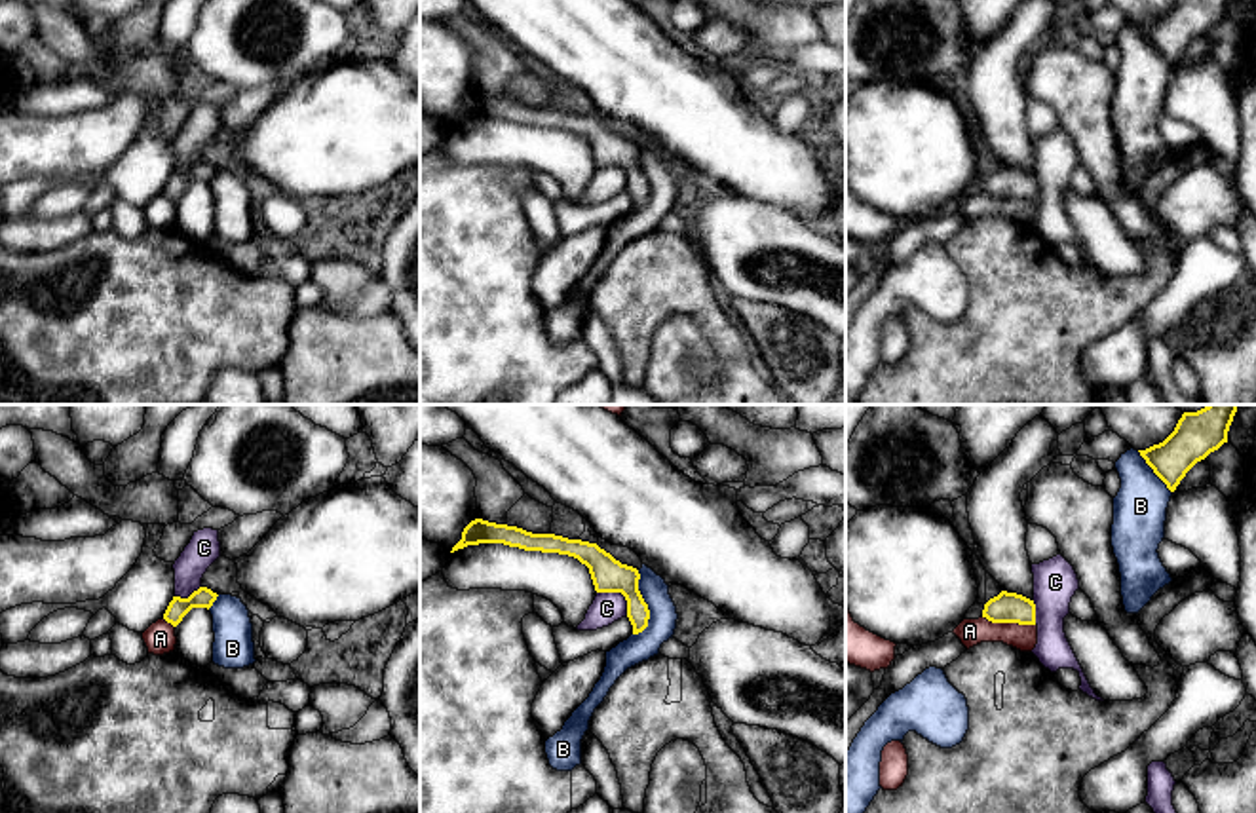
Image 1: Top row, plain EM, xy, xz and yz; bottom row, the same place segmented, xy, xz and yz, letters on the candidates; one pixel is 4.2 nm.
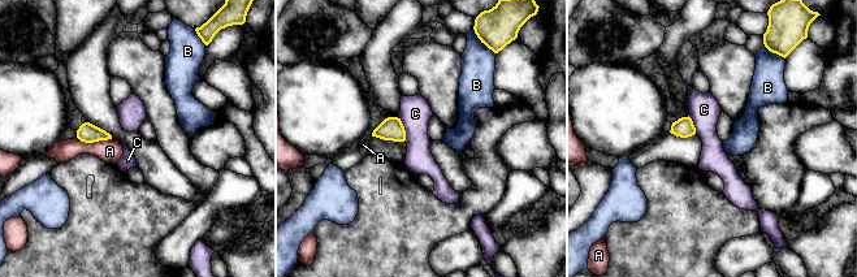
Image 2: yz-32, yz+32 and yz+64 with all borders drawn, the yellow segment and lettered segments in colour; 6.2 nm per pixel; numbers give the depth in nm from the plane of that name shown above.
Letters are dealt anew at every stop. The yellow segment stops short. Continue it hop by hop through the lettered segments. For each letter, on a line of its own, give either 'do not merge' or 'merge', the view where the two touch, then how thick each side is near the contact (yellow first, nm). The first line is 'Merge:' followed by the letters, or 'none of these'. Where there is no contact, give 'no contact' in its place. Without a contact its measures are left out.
Merge: none of these
A: do not merge; meets yellow in yz; 130 nm thick on the yellow side, 110 nm on the other
B: do not merge; meets yellow in xz; 140 nm thick on the yellow side, 120 nm on the other
C: do not merge; meets yellow in xz; 140 nm thick on the yellow side, 130 nm on the other

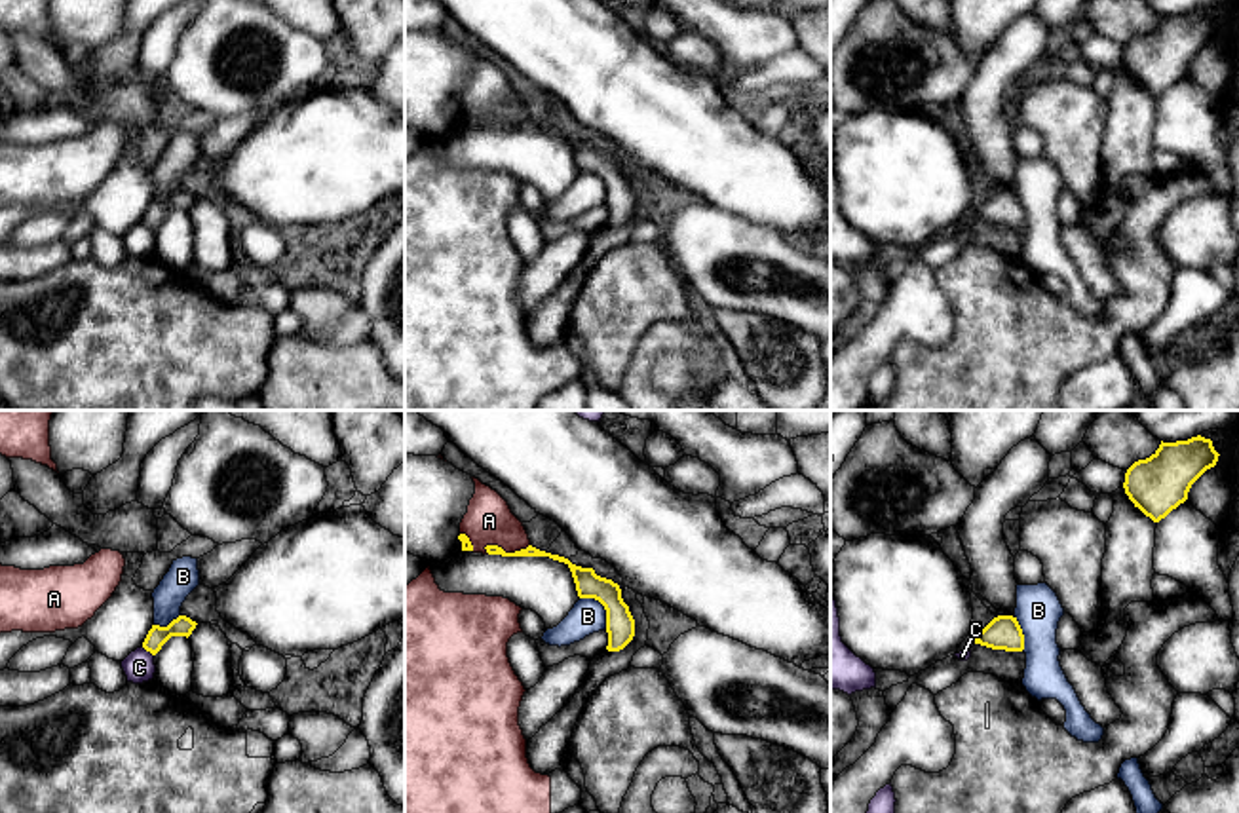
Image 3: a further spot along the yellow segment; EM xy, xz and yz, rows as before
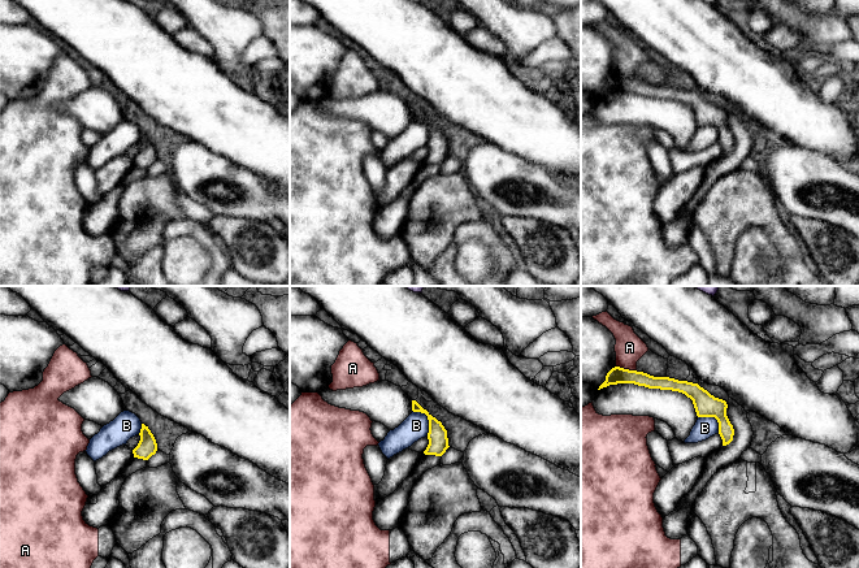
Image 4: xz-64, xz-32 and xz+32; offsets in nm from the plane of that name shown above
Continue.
Merge: none of these
A: do not merge; meets yellow in xz; 50 nm thick on the yellow side, 200 nm on the other
B: do not merge; meets yellow in xz; 130 nm thick on the yellow side, 150 nm on the other
C: do not merge; meets yellow in xy; 90 nm thick on the yellow side, 130 nm on the other

